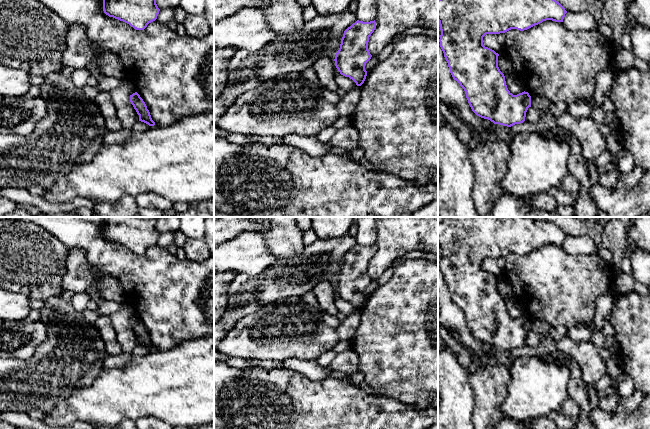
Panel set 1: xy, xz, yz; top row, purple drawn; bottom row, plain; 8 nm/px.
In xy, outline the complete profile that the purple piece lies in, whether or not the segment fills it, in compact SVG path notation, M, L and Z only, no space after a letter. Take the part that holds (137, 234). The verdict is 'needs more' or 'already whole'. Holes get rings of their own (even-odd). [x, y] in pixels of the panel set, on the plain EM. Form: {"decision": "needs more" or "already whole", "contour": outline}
{"decision": "already whole", "contour": "M102 217L103 235L129 248L136 254L144 254L147 249L157 243L160 233L155 220L140 217Z"}

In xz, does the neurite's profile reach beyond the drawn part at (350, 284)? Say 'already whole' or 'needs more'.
already whole

